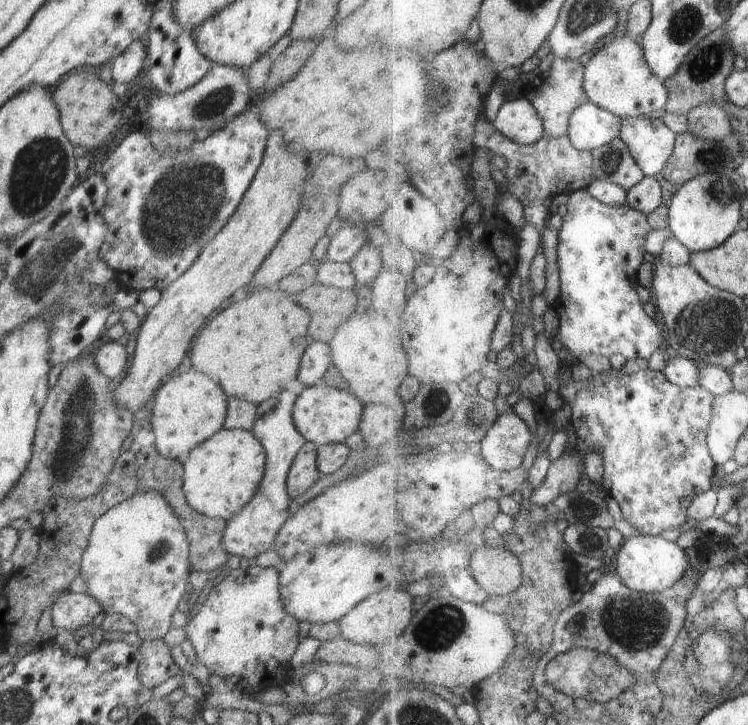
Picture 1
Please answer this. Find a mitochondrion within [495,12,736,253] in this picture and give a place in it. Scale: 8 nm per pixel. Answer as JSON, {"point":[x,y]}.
{"point":[705,64]}

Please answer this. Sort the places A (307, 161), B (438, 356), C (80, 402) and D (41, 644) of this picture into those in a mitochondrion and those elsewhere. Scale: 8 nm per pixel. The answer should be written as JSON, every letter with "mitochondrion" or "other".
{"A":"other","B":"other","C":"mitochondrion","D":"other"}

